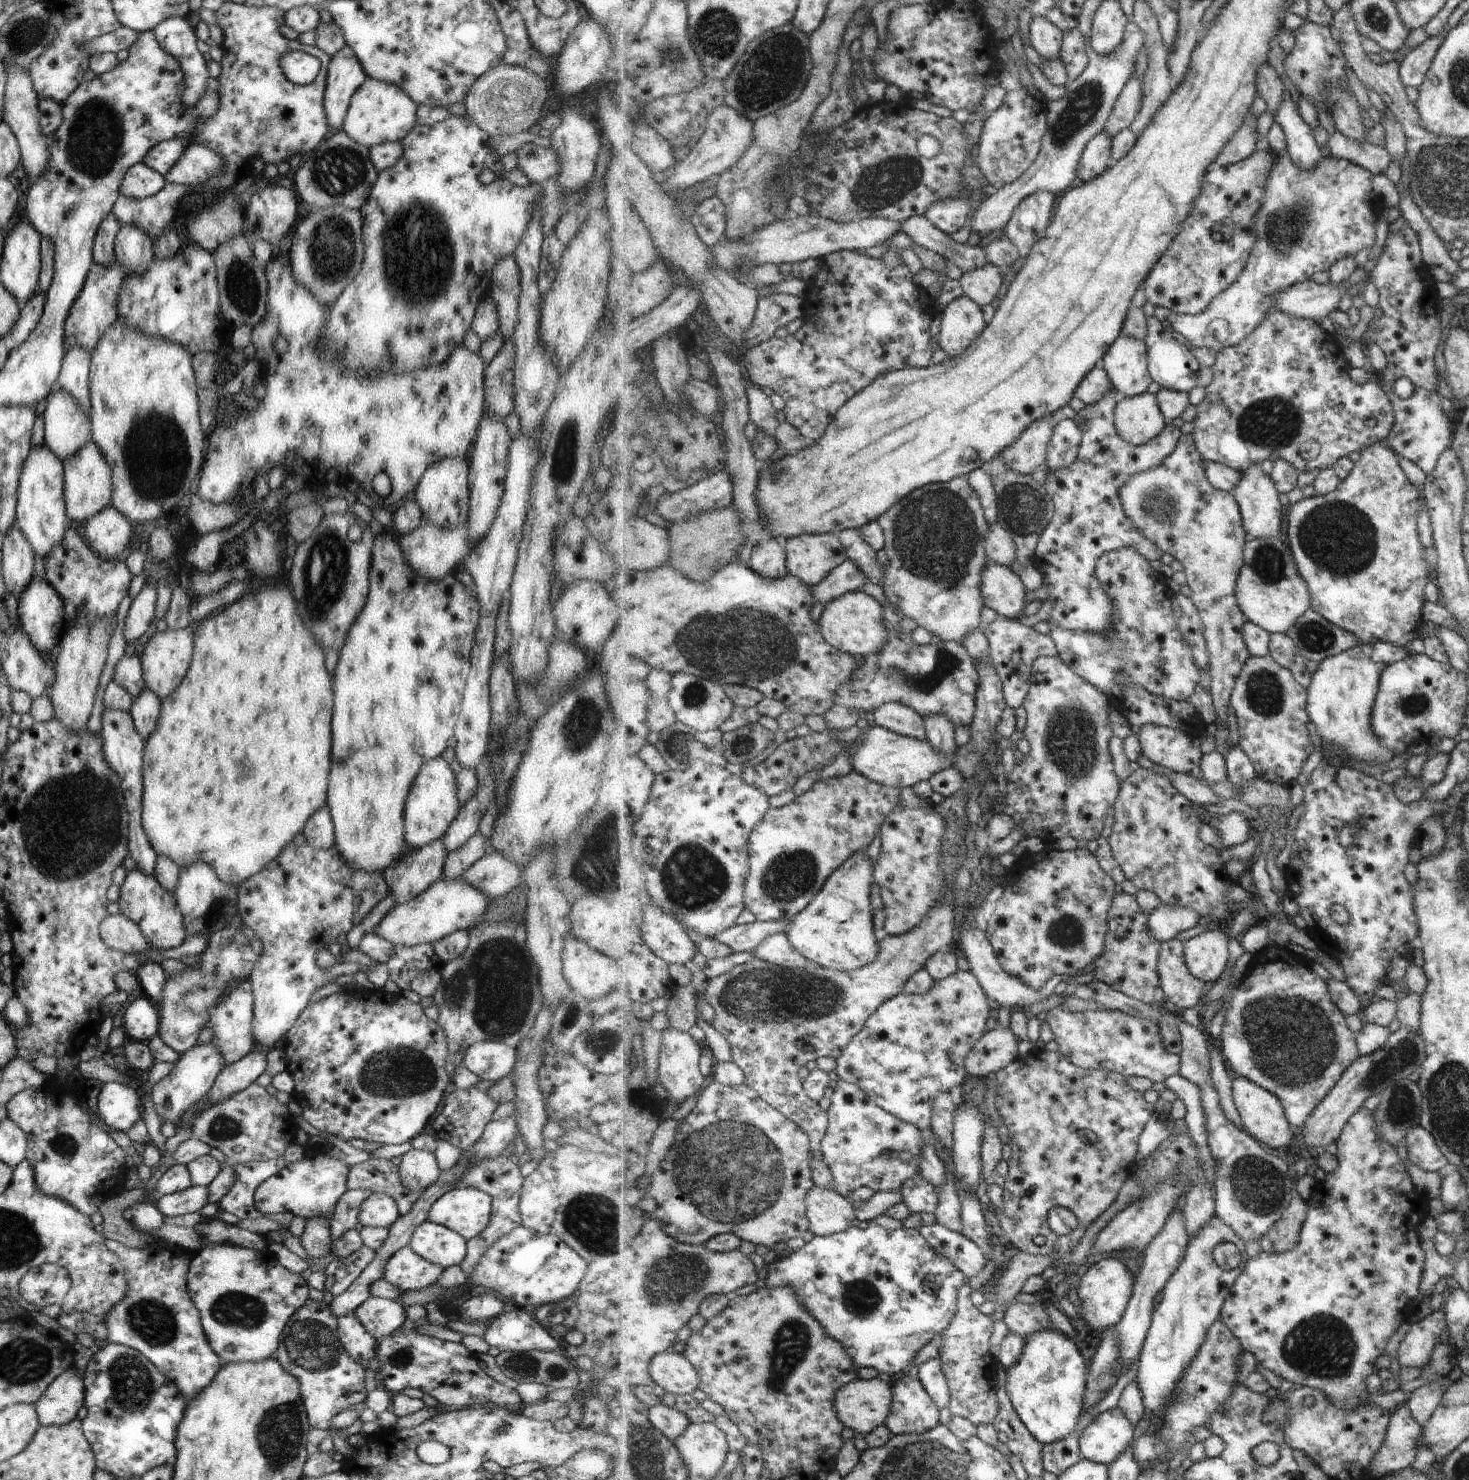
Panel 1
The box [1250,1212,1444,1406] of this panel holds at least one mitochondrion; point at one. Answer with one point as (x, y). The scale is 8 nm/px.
(1322, 1346)

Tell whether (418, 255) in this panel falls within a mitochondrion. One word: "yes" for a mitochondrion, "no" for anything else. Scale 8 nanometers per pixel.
yes

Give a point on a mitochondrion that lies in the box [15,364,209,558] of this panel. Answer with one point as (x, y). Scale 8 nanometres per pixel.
(157, 436)

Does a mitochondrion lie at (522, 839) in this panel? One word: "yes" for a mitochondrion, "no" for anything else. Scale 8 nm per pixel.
no

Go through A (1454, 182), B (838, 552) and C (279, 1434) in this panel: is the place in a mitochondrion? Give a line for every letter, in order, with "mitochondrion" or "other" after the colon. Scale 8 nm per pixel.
A: mitochondrion
B: other
C: mitochondrion

